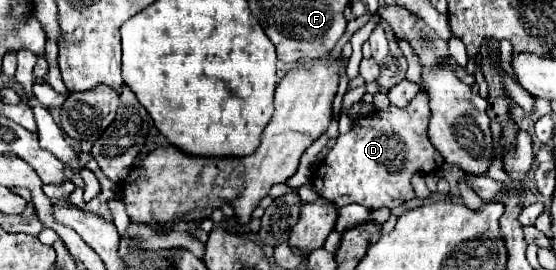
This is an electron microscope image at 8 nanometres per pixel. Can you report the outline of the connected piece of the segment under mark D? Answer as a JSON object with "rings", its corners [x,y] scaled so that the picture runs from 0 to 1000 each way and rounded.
{"rings":[[[754,337],[732,396],[696,396],[674,411],[664,433],[646,433],[635,478],[610,500],[599,552],[588,567],[581,604],[563,641],[563,700],[599,744],[606,767],[621,767],[631,744],[646,744],[660,774],[714,767],[732,737],[746,730],[739,693],[743,641],[775,641],[797,611],[793,567],[775,537],[768,507],[772,463],[772,381],[768,344]]]}

